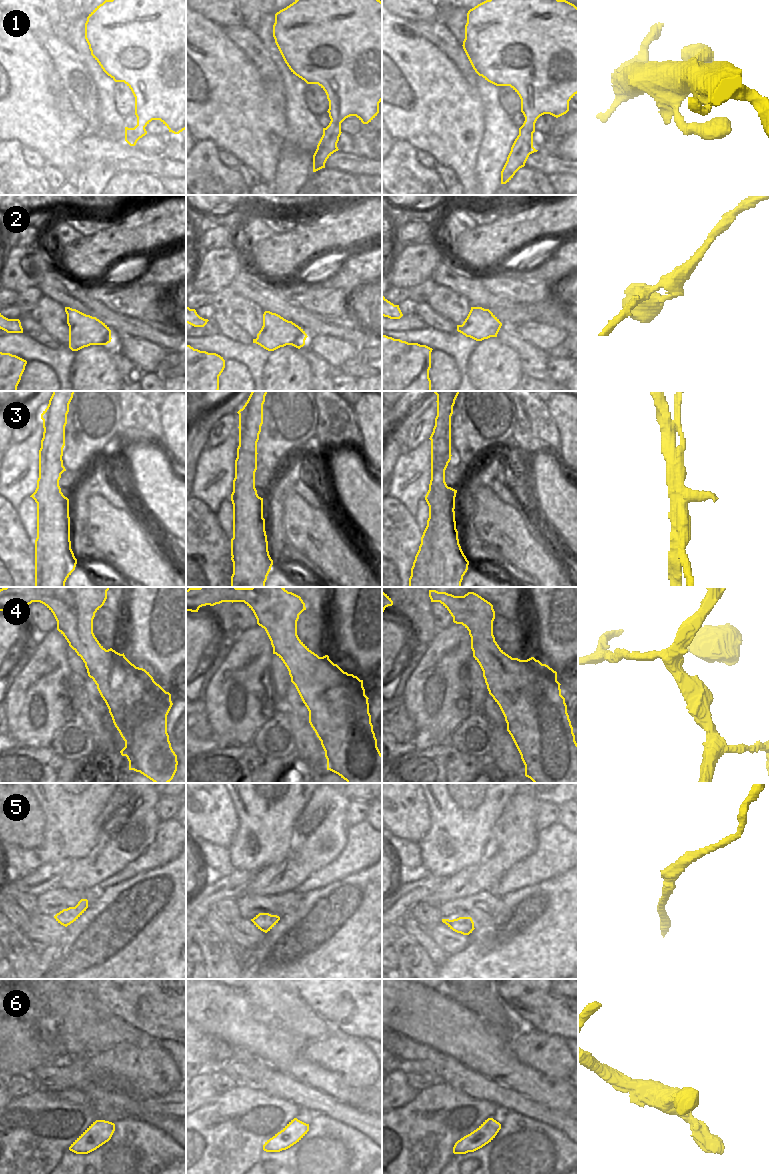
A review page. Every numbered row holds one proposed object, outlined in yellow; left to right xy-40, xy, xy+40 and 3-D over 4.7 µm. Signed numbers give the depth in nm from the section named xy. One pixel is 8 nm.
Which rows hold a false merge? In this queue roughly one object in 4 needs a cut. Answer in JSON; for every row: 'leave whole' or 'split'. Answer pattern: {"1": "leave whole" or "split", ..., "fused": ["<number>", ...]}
{"1": "leave whole", "2": "leave whole", "3": "split", "4": "leave whole", "5": "leave whole", "6": "leave whole", "fused": ["3"]}

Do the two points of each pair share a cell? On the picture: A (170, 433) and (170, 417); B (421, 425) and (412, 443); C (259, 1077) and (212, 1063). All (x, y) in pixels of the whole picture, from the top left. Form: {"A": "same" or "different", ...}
{"A": "same", "B": "same", "C": "different"}

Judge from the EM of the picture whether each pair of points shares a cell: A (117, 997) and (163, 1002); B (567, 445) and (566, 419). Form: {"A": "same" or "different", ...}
{"A": "same", "B": "same"}

